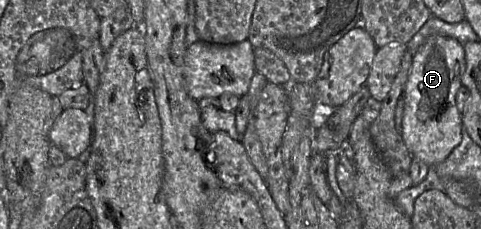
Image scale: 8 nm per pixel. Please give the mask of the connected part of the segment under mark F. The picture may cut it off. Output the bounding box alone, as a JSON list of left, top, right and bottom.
[401,37,465,167]

